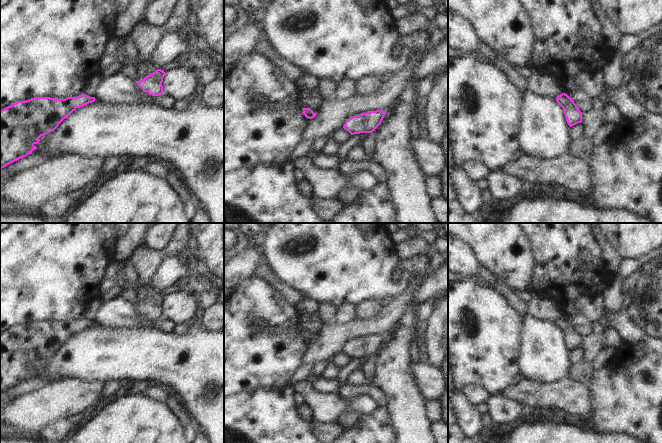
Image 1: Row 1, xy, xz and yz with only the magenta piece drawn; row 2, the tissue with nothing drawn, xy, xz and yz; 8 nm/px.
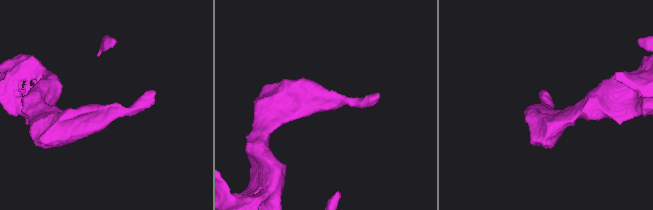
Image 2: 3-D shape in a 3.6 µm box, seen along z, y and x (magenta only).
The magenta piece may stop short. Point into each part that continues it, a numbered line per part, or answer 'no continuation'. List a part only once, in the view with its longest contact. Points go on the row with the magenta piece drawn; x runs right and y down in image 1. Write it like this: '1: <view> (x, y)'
no continuation

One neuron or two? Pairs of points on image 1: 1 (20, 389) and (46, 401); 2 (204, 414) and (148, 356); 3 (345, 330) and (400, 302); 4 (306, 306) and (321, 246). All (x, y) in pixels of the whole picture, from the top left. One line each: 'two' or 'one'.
1: two
2: one
3: one
4: two

